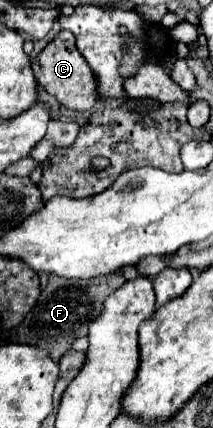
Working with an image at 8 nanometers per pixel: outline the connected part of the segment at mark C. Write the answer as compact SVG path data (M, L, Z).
M62 30L34 60L32 60L32 70L42 88L46 88L48 94L52 94L62 106L66 106L72 112L84 112L92 110L92 106L100 100L98 94L98 80L92 68L88 66L86 58L80 56L76 48L76 40L72 32Z

